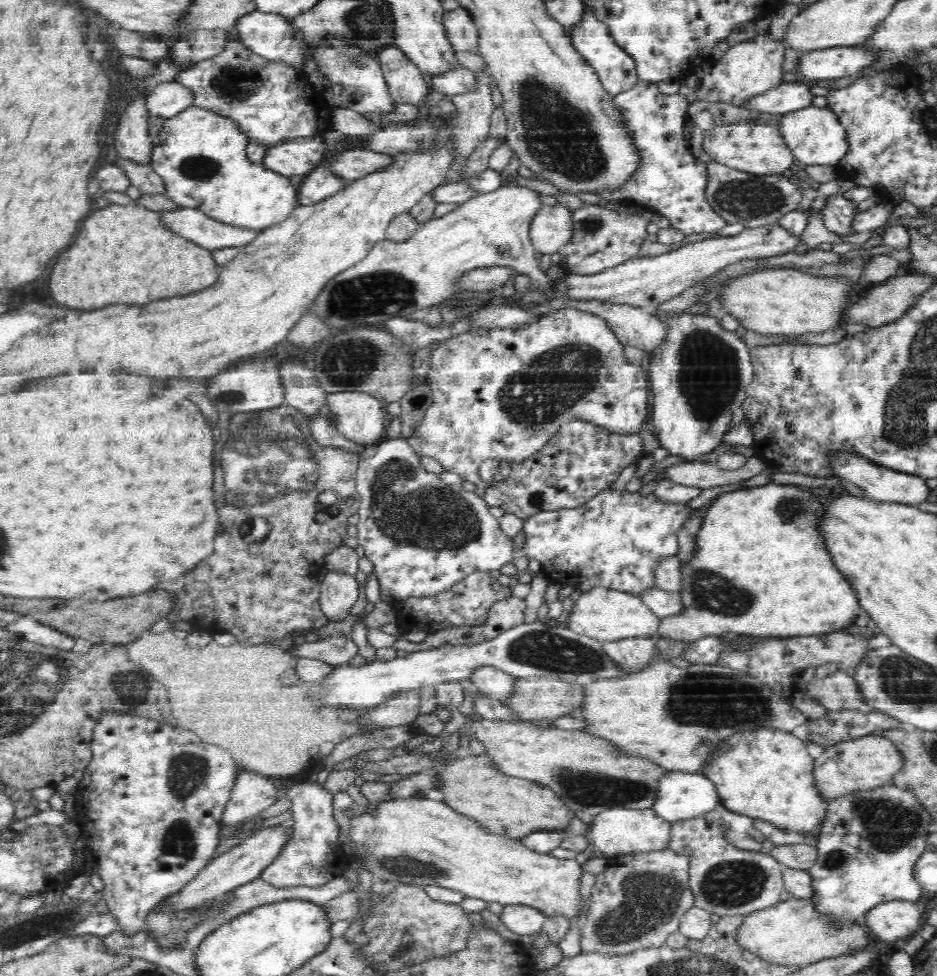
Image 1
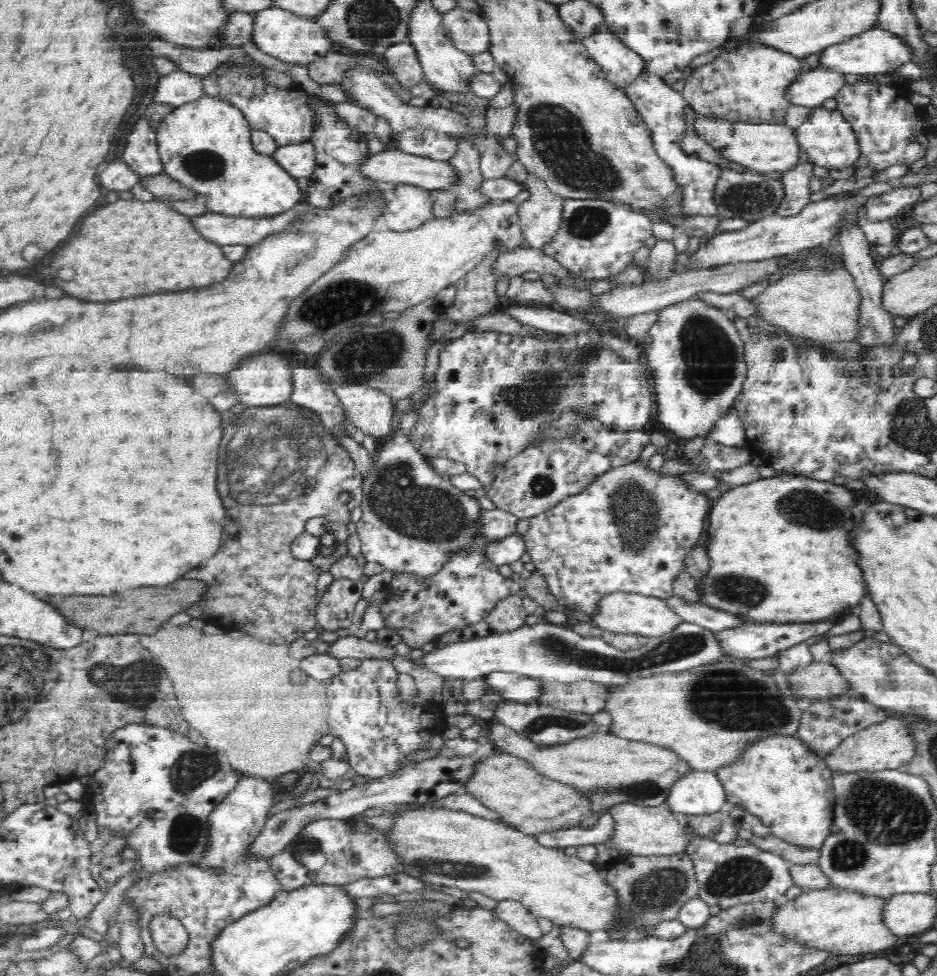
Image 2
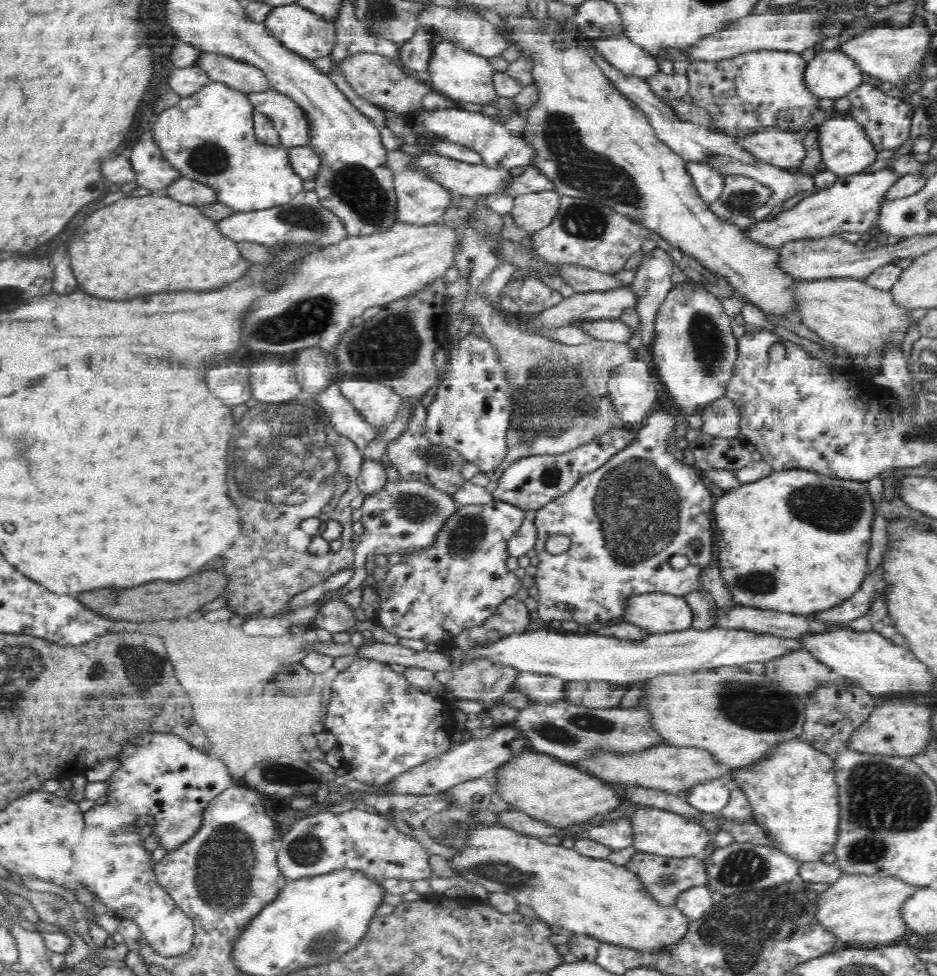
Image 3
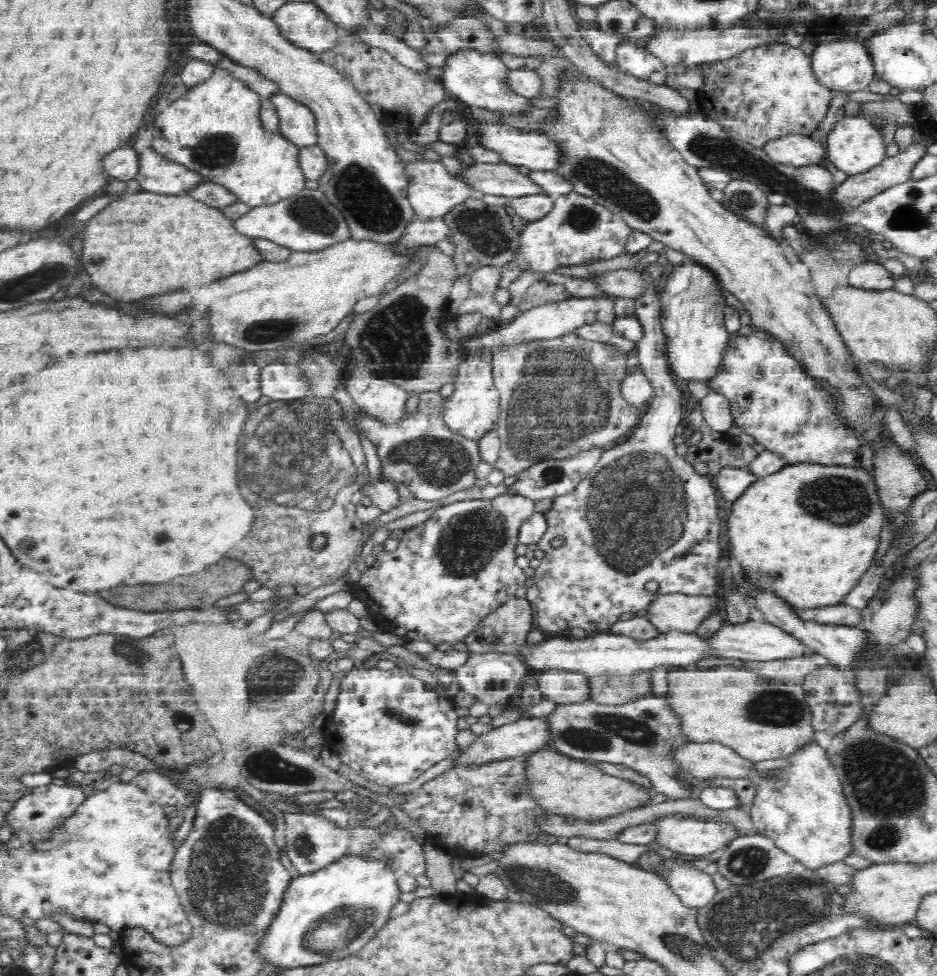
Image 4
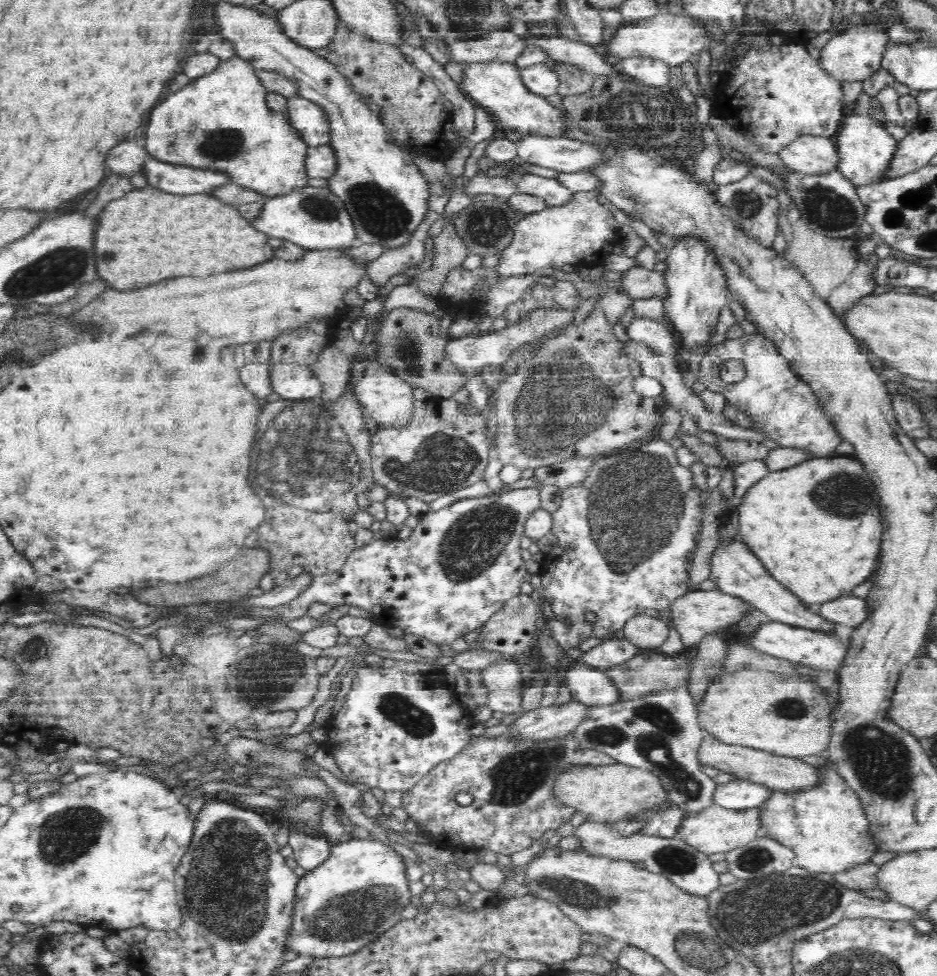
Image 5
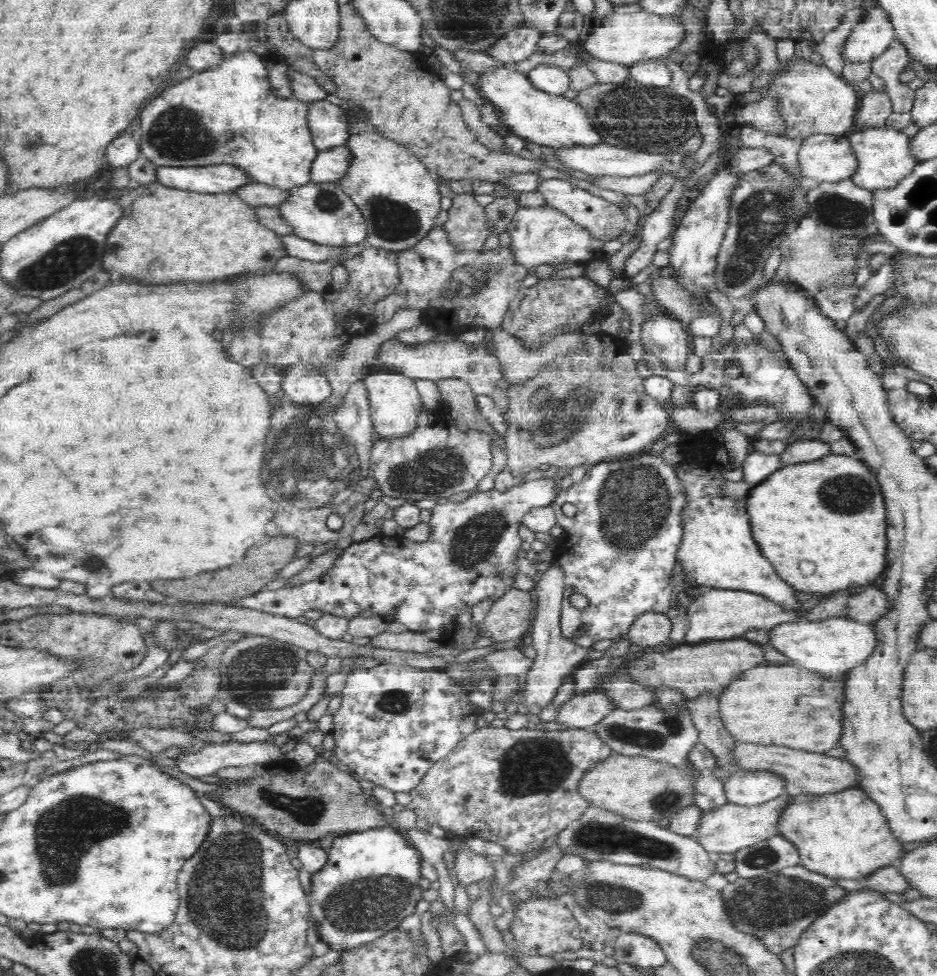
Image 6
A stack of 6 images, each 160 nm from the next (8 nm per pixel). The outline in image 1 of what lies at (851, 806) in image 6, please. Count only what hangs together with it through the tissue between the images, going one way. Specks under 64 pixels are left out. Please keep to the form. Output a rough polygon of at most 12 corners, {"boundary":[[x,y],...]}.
{"boundary":[[742,731],[700,771],[721,804],[816,838],[830,800],[791,732]]}

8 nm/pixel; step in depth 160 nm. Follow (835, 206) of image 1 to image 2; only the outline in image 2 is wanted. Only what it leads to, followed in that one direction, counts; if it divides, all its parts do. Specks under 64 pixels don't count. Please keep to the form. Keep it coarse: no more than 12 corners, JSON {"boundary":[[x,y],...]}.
{"boundary":[[858,225],[838,234],[845,269],[862,295],[859,343],[898,342],[883,305],[879,258]]}

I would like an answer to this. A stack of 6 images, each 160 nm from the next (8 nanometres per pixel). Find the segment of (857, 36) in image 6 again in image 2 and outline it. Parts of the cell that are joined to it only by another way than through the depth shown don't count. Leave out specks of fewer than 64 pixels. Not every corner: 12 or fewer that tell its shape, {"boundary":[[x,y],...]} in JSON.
{"boundary":[[820,63],[789,88],[796,105],[819,106],[846,85],[846,72]]}

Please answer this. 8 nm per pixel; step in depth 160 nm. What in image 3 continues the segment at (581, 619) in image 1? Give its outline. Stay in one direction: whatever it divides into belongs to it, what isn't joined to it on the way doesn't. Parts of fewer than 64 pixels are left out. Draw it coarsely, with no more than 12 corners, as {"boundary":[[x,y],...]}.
{"boundary":[[635,596],[621,620],[651,634],[693,627],[685,597]]}

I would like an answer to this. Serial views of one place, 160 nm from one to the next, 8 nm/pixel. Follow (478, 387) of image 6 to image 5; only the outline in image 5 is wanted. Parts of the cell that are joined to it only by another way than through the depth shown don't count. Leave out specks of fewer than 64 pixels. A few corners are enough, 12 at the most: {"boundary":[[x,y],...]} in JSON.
{"boundary":[[538,311],[499,333],[447,338],[440,355],[467,380],[502,365],[519,346],[570,322]]}

